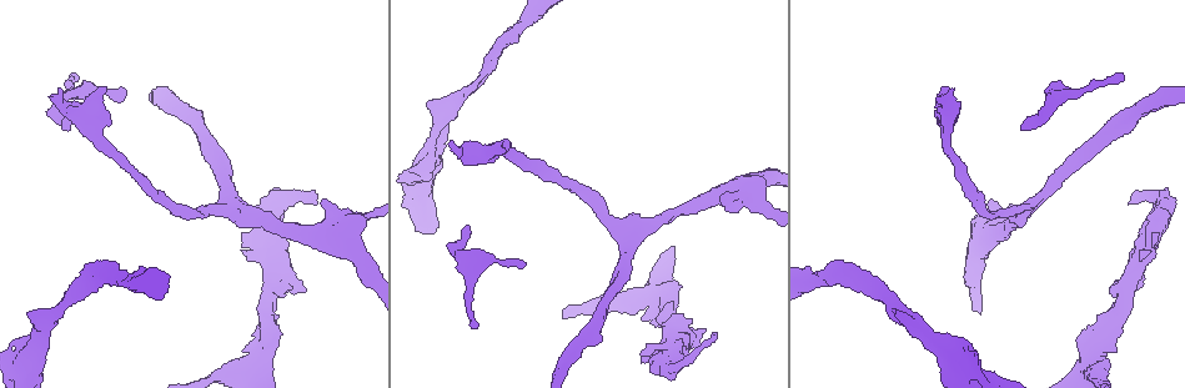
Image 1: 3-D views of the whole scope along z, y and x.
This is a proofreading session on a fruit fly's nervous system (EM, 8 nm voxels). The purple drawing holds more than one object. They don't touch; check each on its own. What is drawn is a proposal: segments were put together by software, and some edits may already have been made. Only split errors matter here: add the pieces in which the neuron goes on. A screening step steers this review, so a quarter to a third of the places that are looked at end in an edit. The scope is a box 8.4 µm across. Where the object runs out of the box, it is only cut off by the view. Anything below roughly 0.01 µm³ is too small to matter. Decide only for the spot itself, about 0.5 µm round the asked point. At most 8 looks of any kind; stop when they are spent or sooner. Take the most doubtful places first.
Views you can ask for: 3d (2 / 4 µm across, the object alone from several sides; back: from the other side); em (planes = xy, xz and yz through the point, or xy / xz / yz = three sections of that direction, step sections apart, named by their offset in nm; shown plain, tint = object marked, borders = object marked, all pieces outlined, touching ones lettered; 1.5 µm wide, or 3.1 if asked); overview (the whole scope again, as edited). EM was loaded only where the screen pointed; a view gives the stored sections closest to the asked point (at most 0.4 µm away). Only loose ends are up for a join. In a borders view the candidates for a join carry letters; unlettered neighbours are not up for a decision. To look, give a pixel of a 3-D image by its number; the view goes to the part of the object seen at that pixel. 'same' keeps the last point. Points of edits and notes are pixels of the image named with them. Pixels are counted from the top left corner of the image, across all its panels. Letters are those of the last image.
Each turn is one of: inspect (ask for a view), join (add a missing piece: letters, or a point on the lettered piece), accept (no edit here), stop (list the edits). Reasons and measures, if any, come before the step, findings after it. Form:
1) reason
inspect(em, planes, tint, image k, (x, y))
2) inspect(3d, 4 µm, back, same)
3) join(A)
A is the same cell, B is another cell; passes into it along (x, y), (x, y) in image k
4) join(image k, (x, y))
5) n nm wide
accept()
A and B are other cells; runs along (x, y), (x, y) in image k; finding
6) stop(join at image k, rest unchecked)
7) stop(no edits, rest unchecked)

tapers out
inspect(em, planes, tint, image 1, (474, 327))

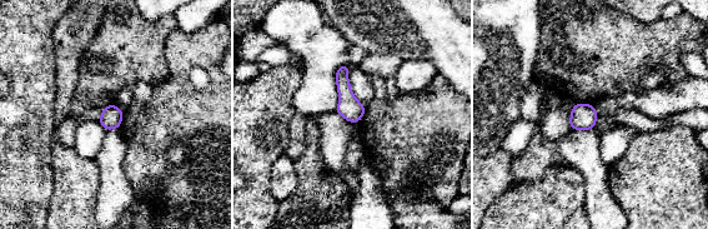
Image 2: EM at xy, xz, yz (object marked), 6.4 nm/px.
inspect(em, planes, borders, same)

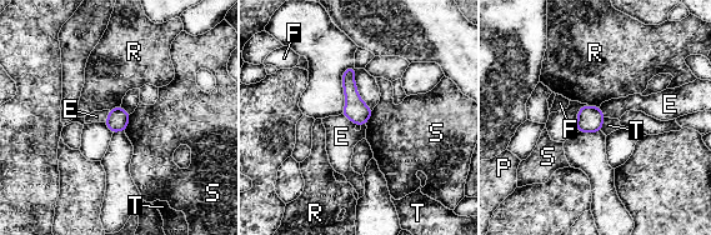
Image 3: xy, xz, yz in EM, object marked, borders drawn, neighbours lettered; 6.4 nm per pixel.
accept()
E, F, P, R, S and T are other cells; border along (605, 118), (600, 130) in image 3; no lettered piece goes on from it

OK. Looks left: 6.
free end
inspect(3d, 4 µm, image 1, (681, 287))

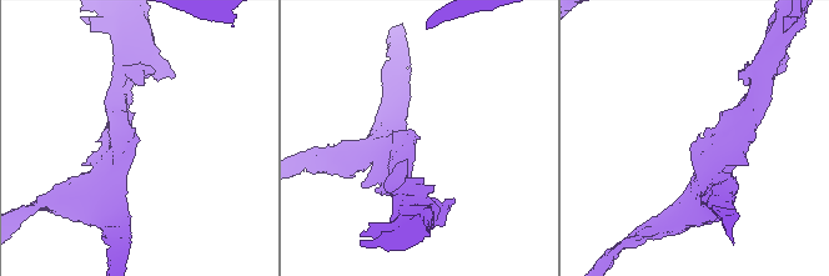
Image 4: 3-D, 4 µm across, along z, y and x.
inspect(em, xz, step 8, borders, image 4, (414, 138))

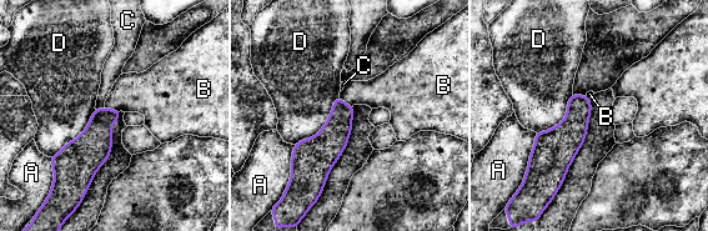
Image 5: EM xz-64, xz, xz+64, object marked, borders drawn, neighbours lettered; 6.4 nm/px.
accept()
A, B, C and D are other cells; border along (105, 106), (119, 111) in image 5; no lettered piece goes on from it

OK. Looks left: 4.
free end
inspect(em, planes, borders, image 1, (899, 313))

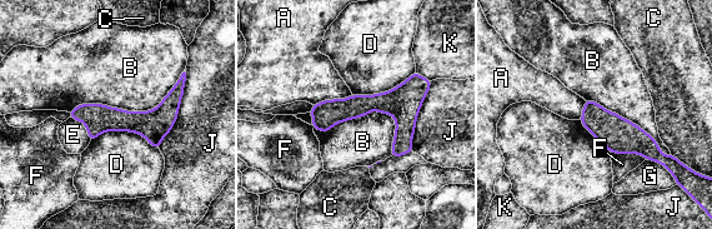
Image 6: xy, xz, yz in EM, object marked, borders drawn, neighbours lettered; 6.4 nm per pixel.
160 nm wide
accept()
A, B, C, D, E, F, G, J and K are other cells; runs along (426, 86), (315, 123) in image 6; none of them fits

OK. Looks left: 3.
stop(no edits, rest unchecked)

